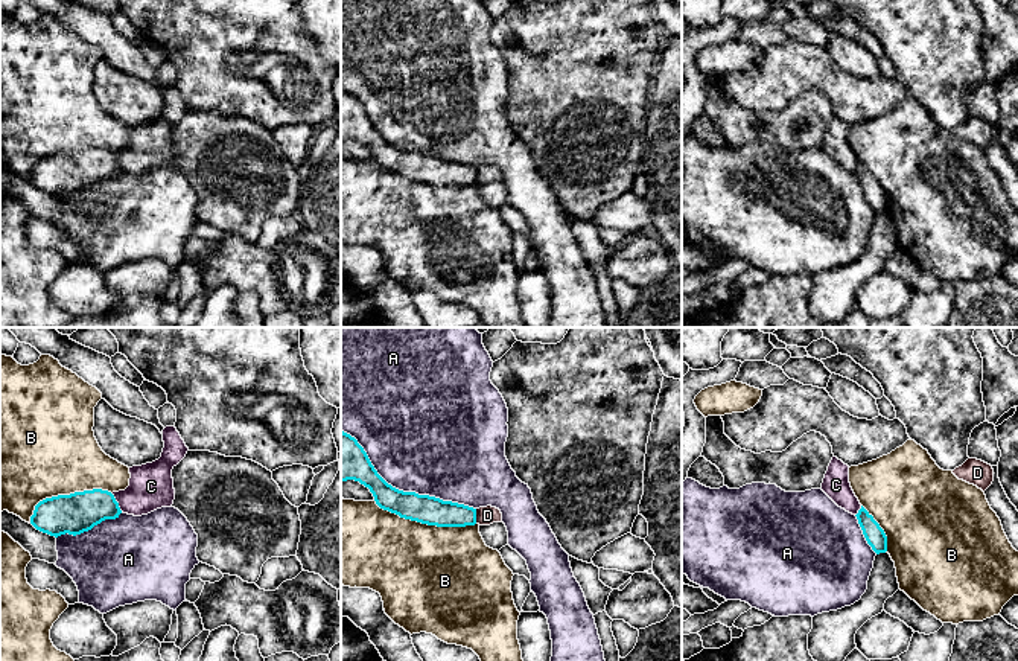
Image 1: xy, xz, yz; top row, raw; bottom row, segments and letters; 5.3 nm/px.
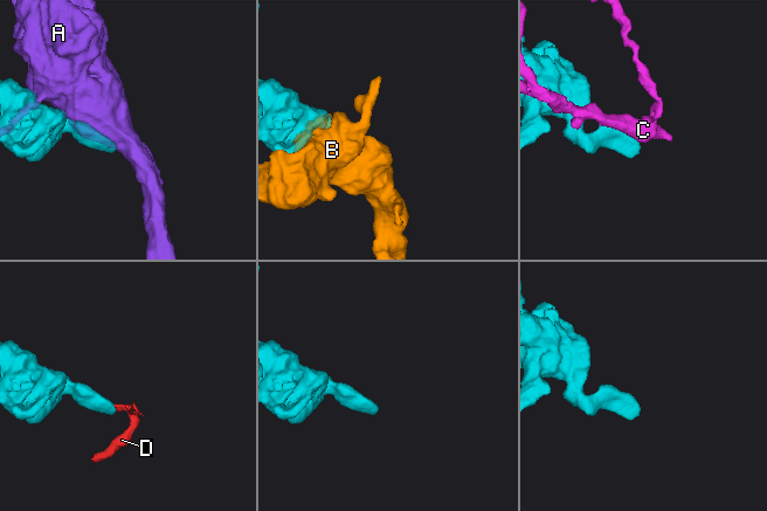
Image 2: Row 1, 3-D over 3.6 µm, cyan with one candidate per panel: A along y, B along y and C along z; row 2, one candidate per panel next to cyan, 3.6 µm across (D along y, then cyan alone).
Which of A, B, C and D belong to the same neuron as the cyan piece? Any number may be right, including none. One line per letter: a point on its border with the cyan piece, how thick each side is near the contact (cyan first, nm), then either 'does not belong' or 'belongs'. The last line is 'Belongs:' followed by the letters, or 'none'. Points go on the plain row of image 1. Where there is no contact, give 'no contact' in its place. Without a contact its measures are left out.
A: meets cyan in xz at (402, 150); 150 nm thick on the cyan side, 480 nm on the other; does not belong
B: meets cyan in xz at (425, 182); 150 nm thick on the cyan side, 480 nm on the other; does not belong
C: meets cyan in xy at (117, 162); 220 nm thick on the cyan side, 240 nm on the other; does not belong
D: meets cyan in xz at (475, 175); 150 nm thick on the cyan side, 100 nm on the other; does not belong
Belongs: none

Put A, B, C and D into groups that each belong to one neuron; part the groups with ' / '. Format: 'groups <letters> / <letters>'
groups A / B / C D

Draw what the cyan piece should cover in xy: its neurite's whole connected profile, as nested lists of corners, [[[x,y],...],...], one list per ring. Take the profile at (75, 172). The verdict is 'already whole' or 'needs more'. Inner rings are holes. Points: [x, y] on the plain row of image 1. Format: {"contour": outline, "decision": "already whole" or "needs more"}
{"contour": [[[93,148],[46,157],[35,164],[30,183],[50,195],[81,193],[122,172],[114,154]]], "decision": "already whole"}

